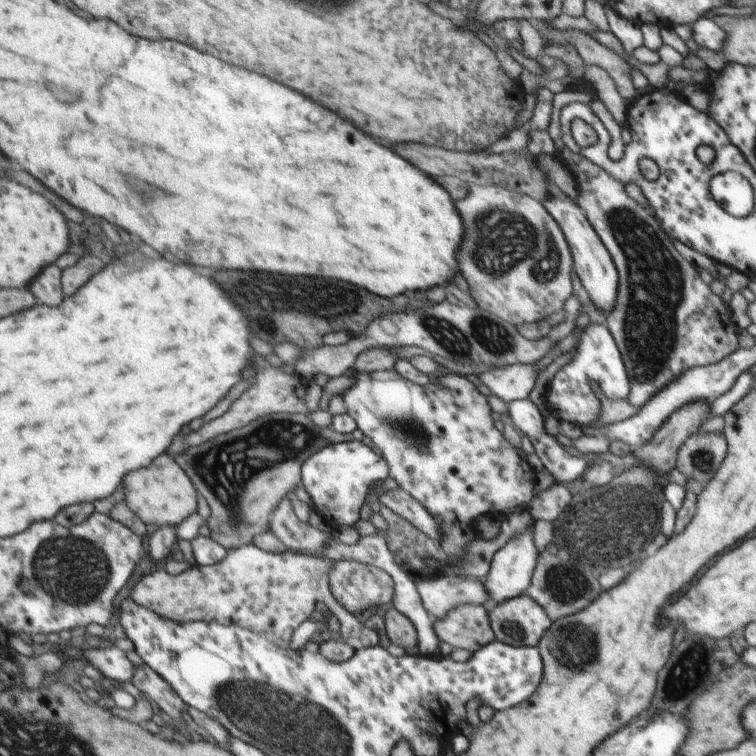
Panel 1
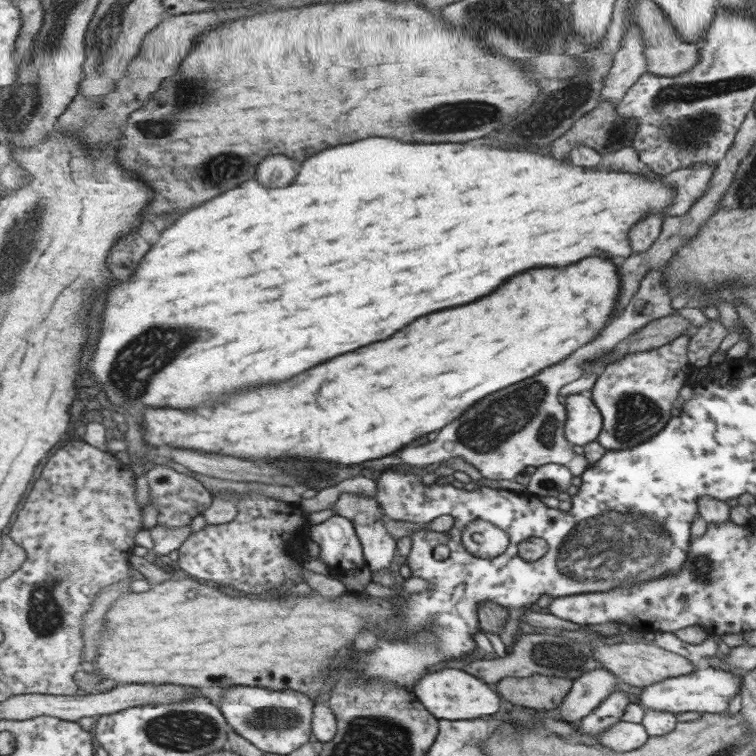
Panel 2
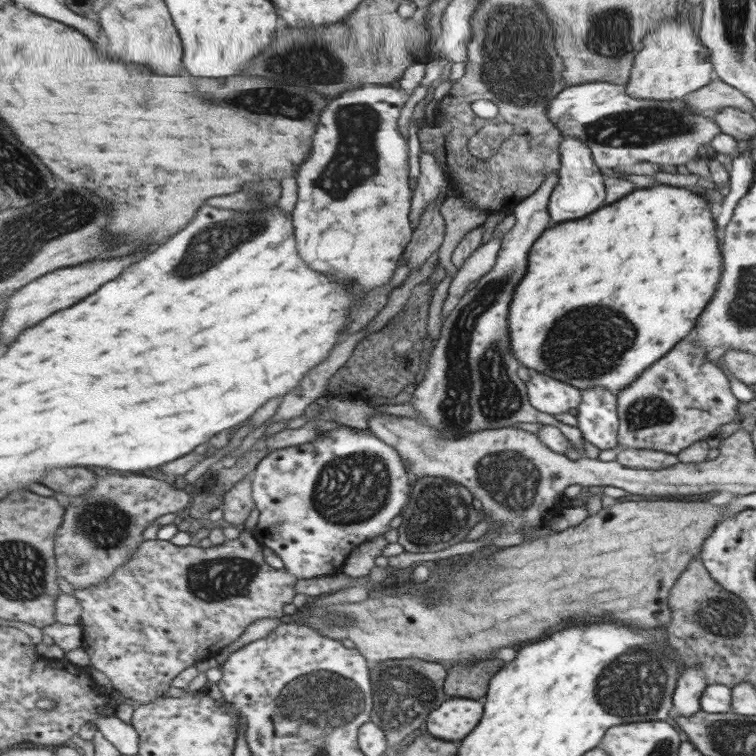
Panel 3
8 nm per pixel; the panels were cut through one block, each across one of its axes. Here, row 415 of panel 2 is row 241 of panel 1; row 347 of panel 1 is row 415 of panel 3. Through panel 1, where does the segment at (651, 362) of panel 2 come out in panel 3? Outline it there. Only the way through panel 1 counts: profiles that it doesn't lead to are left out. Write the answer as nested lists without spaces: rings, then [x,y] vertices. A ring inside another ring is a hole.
[[[692,340],[678,342],[666,356],[654,362],[638,380],[617,393],[619,445],[652,449],[677,455],[696,440],[716,432],[738,418],[738,399],[724,370],[707,358],[708,350]]]

